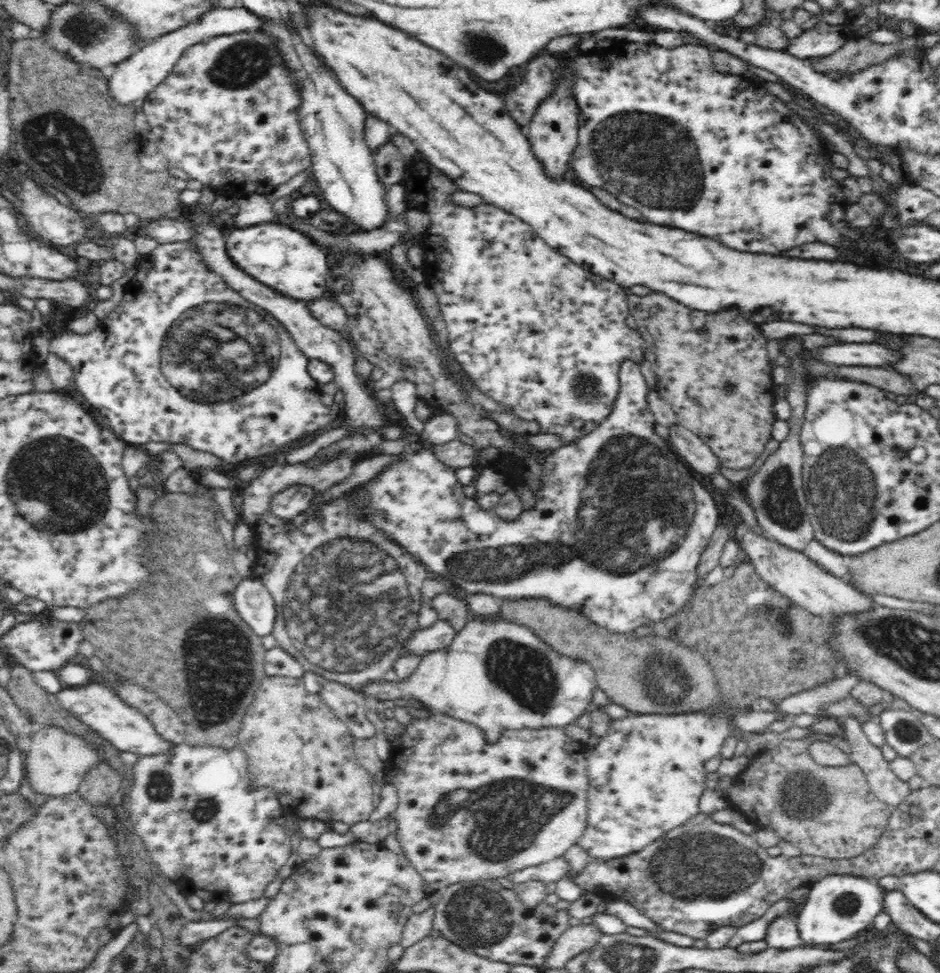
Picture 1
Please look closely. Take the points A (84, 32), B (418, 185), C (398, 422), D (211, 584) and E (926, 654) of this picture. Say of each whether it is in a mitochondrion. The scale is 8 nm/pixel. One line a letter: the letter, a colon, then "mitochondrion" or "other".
A: mitochondrion
B: other
C: other
D: other
E: mitochondrion

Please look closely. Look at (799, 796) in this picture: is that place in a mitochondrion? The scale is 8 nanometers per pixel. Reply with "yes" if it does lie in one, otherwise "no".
yes

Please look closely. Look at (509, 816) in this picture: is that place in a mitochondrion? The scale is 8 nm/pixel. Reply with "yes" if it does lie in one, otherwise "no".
yes

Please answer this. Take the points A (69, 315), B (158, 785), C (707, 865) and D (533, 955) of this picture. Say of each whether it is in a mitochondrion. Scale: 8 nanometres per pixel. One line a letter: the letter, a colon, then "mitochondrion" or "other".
A: other
B: mitochondrion
C: mitochondrion
D: other

